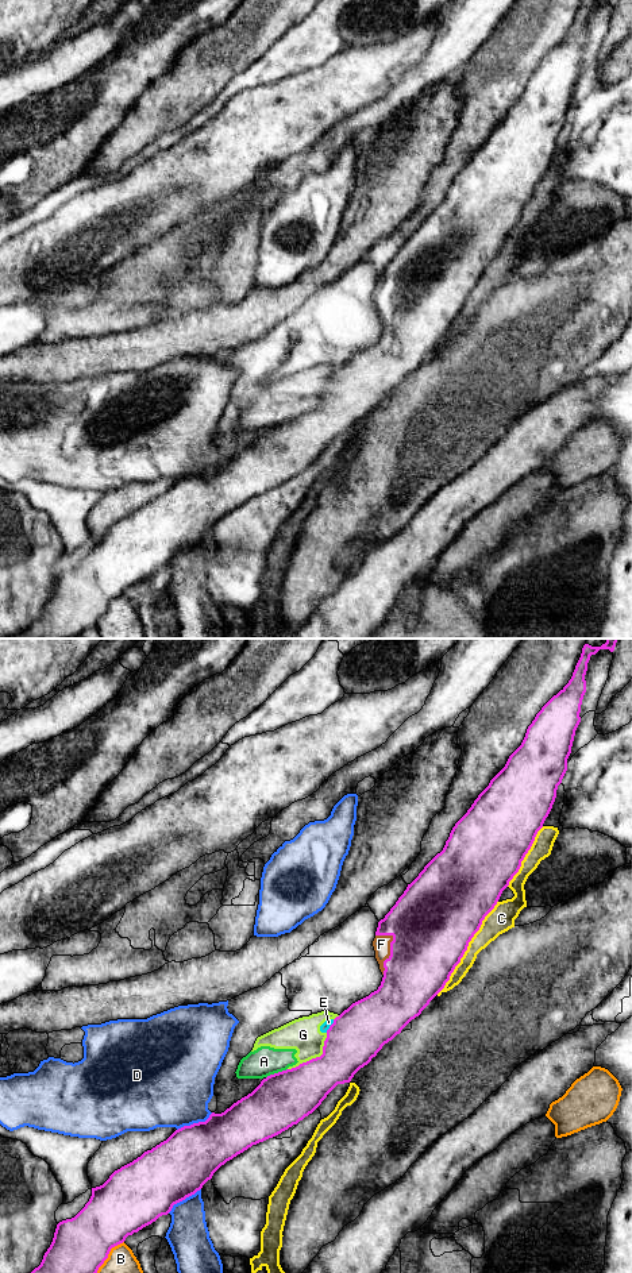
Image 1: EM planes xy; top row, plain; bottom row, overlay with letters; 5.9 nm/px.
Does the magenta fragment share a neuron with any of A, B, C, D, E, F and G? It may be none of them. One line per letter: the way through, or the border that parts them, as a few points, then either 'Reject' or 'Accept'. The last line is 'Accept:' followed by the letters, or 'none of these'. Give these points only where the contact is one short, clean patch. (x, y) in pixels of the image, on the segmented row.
A: Reject
B: Boundary: xy (123, 1241), (111, 1249), (108, 1257), (96, 1272). Reject
C: Reject
D: Reject
E: Boundary: xy (334, 1019), (326, 1032). Reject
F: Path across: xy (428, 941), (390, 955), (381, 944). Accept
G: Reject
Accept: F

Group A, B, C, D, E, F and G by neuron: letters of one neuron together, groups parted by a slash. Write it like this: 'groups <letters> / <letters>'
groups A E G / B / C / D / F

